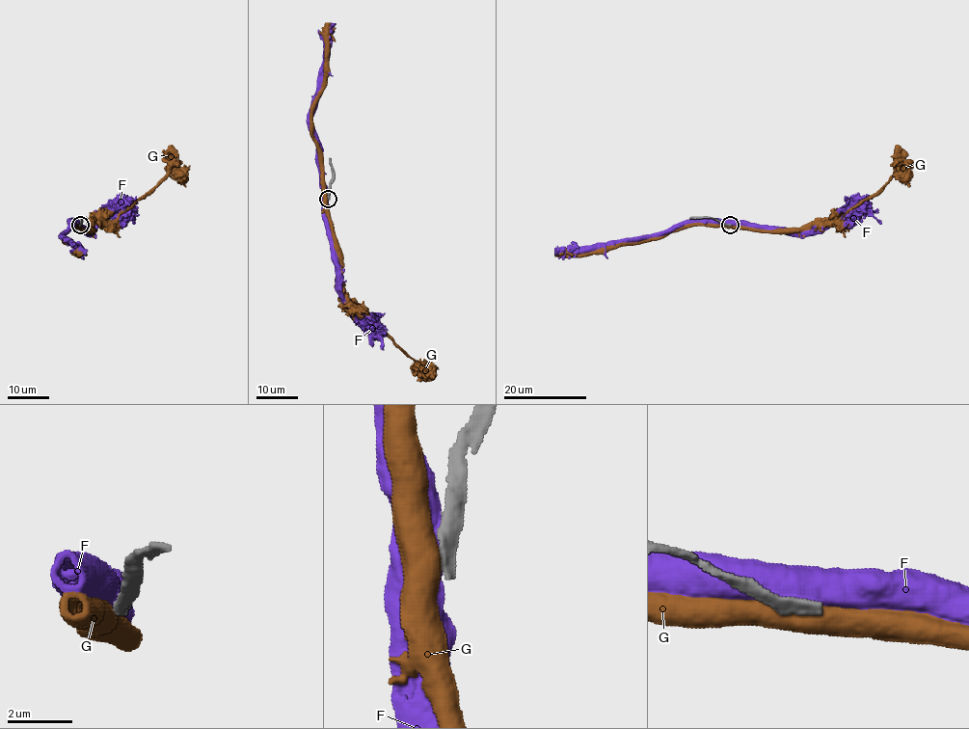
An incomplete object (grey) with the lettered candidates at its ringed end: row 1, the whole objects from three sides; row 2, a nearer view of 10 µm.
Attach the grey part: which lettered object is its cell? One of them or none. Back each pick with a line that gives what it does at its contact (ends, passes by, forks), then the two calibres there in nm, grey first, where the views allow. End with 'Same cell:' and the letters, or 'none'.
Same cell: none

